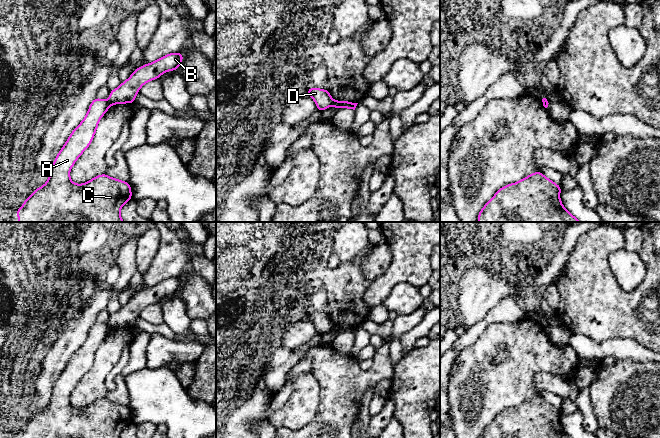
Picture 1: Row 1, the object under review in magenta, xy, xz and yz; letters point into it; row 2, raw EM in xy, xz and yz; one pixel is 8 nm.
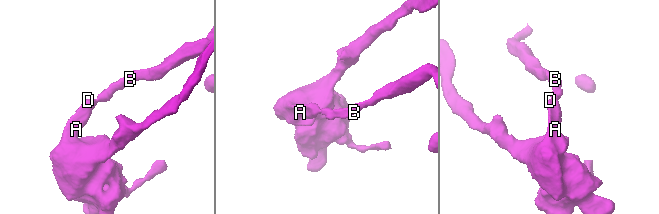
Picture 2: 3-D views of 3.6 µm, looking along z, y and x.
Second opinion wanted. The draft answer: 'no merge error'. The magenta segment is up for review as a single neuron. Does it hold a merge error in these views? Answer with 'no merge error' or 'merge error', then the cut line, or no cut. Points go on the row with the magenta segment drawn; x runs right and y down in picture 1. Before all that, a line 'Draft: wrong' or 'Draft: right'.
Draft: wrong
merge error; cut xy (107, 100), (111, 104)

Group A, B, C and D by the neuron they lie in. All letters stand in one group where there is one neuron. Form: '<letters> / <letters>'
A C D / B

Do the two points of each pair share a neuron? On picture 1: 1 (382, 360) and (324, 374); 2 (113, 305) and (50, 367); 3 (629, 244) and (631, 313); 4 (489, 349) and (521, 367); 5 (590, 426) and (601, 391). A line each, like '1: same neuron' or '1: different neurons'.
1: same neuron
2: different neurons
3: different neurons
4: same neuron
5: different neurons

